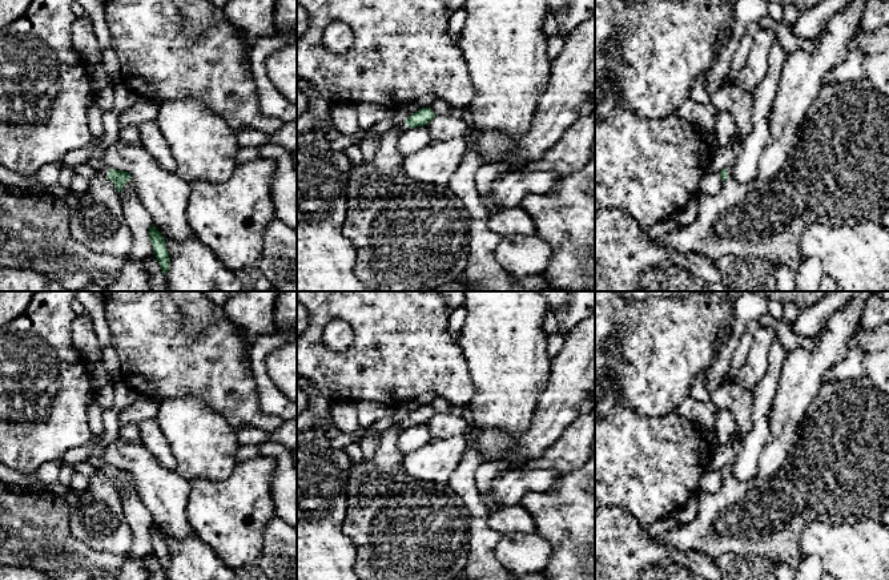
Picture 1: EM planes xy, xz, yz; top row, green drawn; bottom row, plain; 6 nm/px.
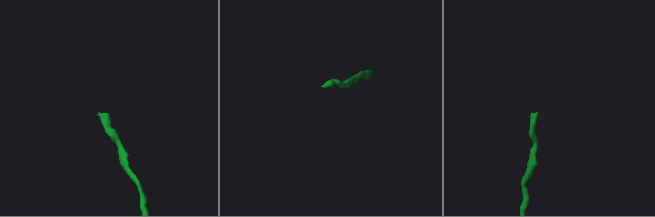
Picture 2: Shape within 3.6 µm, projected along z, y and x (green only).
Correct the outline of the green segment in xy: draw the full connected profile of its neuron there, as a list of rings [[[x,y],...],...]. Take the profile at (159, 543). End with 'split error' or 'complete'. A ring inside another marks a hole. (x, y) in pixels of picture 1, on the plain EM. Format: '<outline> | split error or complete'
[[[154,521],[149,527],[149,535],[156,556],[162,567],[164,573],[166,573],[170,561],[169,551],[165,543],[165,537],[162,536],[162,532],[154,525]]] | complete

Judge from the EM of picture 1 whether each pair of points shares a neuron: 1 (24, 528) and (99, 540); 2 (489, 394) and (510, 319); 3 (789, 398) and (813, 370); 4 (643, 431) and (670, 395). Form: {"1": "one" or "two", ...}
{"1": "two", "2": "one", "3": "one", "4": "two"}

